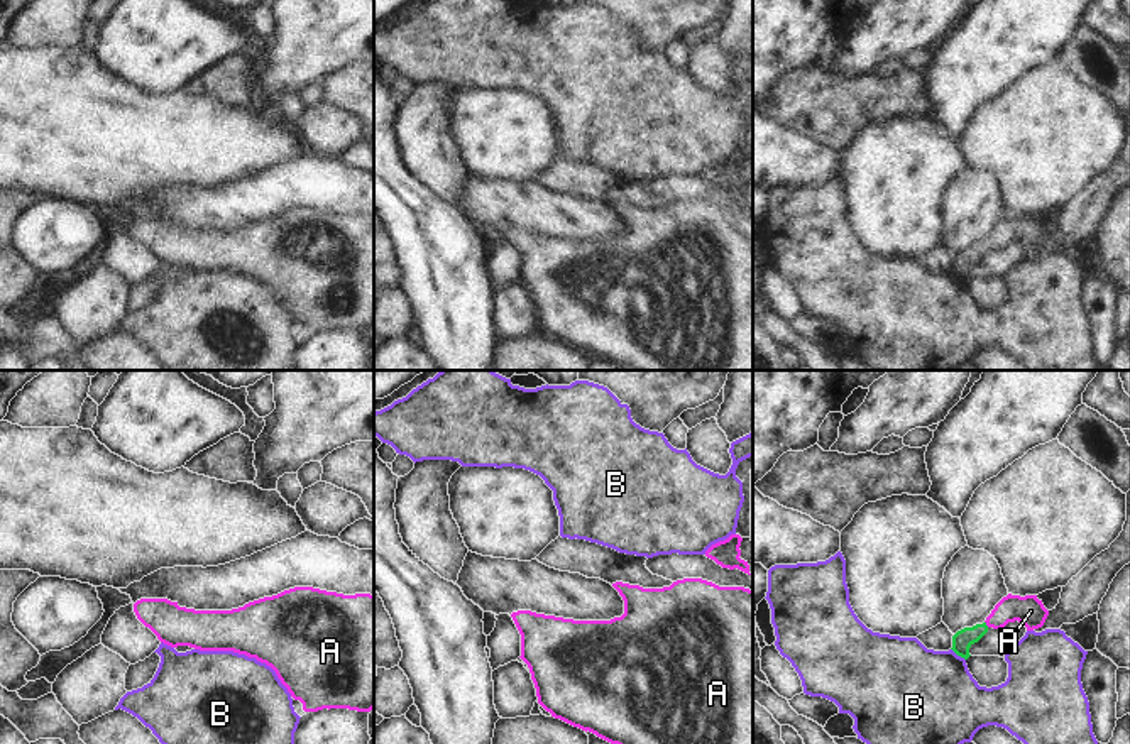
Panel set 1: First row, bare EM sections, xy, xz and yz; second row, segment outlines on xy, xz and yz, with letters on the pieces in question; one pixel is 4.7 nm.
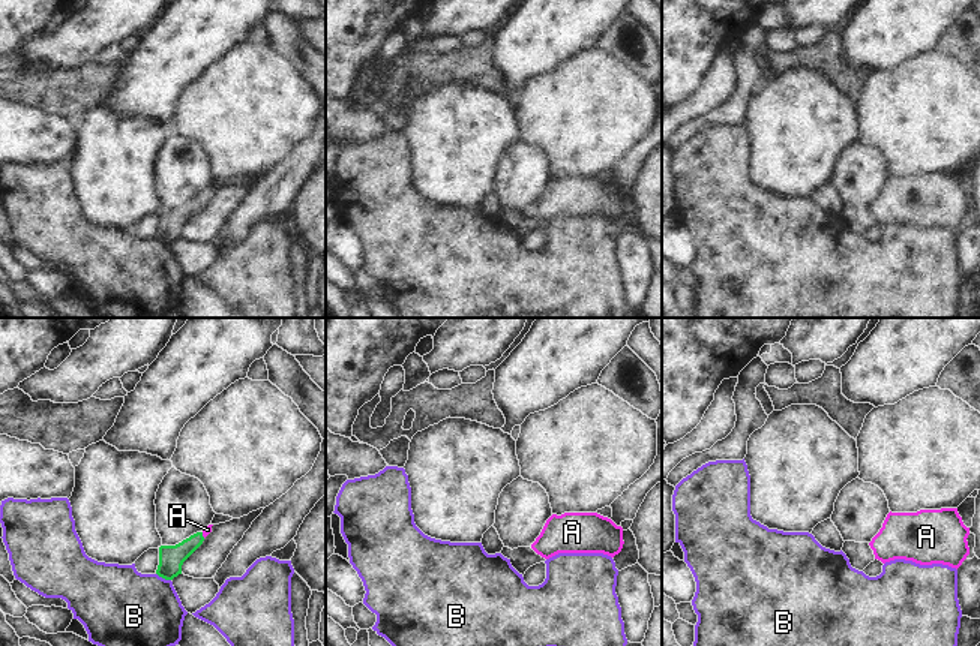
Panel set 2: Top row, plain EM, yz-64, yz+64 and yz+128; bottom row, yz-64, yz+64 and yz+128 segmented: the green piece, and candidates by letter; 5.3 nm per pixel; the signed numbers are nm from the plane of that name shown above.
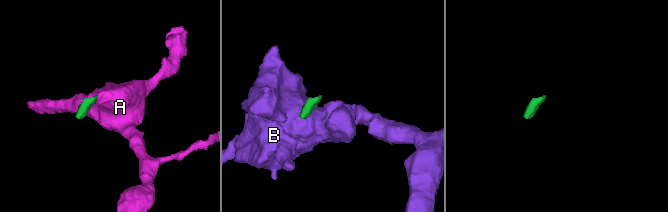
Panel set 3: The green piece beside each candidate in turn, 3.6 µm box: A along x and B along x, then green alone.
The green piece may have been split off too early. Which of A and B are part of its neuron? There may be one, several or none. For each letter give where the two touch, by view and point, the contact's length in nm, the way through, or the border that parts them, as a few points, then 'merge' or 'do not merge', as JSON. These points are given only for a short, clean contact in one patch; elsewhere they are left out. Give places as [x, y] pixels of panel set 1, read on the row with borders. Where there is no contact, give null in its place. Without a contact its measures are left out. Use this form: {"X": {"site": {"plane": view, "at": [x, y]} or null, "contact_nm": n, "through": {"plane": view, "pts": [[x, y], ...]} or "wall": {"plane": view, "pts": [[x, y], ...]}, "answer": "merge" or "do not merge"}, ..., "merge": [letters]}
{"A": {"site": {"plane": "yz", "at": [985, 624]}, "contact_nm": 40, "through": {"plane": "yz", "pts": [[961, 641], [985, 624], [1005, 611], [1031, 611]]}, "answer": "merge"}, "B": {"site": {"plane": "yz", "at": [958, 655]}, "contact_nm": 90, "wall": {"plane": "yz", "pts": [[951, 648], [965, 660]]}, "answer": "do not merge"}, "merge": ["A"]}

